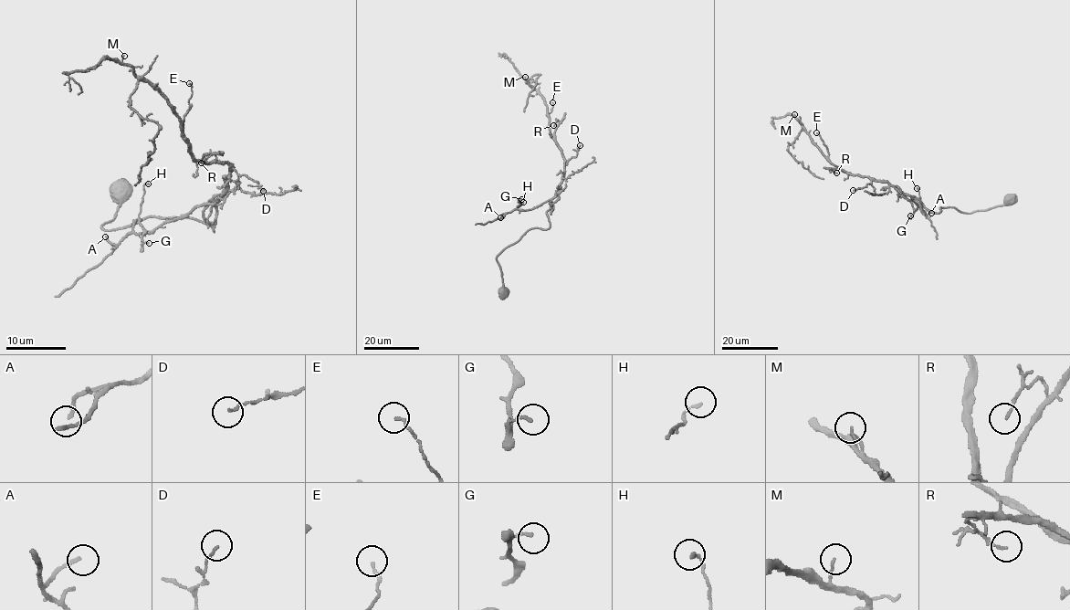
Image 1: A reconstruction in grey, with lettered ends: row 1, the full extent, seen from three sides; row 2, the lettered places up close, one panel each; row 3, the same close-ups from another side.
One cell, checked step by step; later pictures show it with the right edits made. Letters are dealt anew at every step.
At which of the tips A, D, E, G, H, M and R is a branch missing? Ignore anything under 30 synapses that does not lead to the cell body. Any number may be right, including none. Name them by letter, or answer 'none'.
none

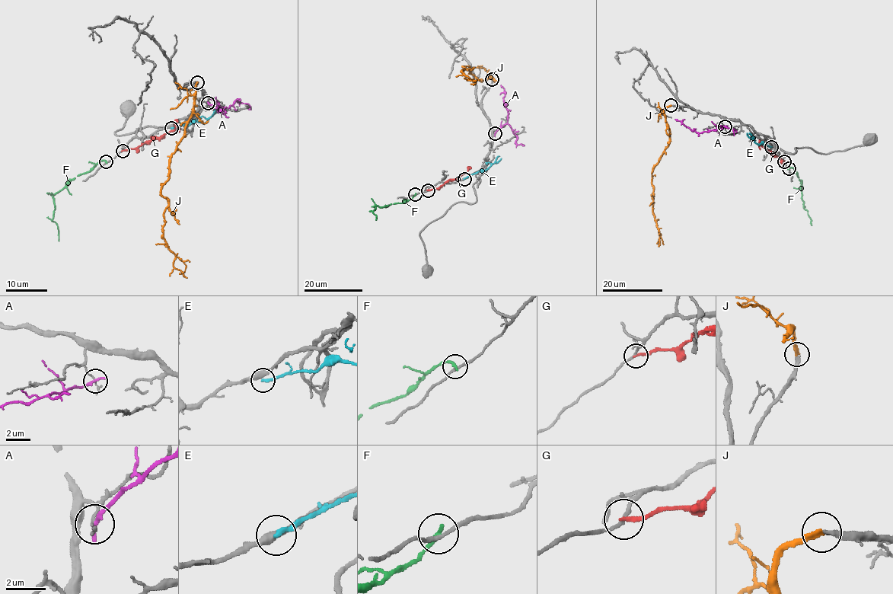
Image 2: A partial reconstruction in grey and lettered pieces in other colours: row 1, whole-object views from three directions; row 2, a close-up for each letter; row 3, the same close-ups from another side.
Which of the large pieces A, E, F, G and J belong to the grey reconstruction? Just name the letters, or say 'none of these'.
J

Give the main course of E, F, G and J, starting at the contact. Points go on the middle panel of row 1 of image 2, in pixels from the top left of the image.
E: (464, 178), (486, 170), (499, 156)
F: (415, 195), (406, 201), (384, 206), (377, 205), (373, 211), (376, 215), (375, 220)
G: (427, 190), (438, 189), (446, 181), (457, 179), (470, 166)
J: (492, 79), (492, 73), (480, 81), (469, 67), (463, 66), (467, 68), (462, 71), (467, 80), (476, 80)

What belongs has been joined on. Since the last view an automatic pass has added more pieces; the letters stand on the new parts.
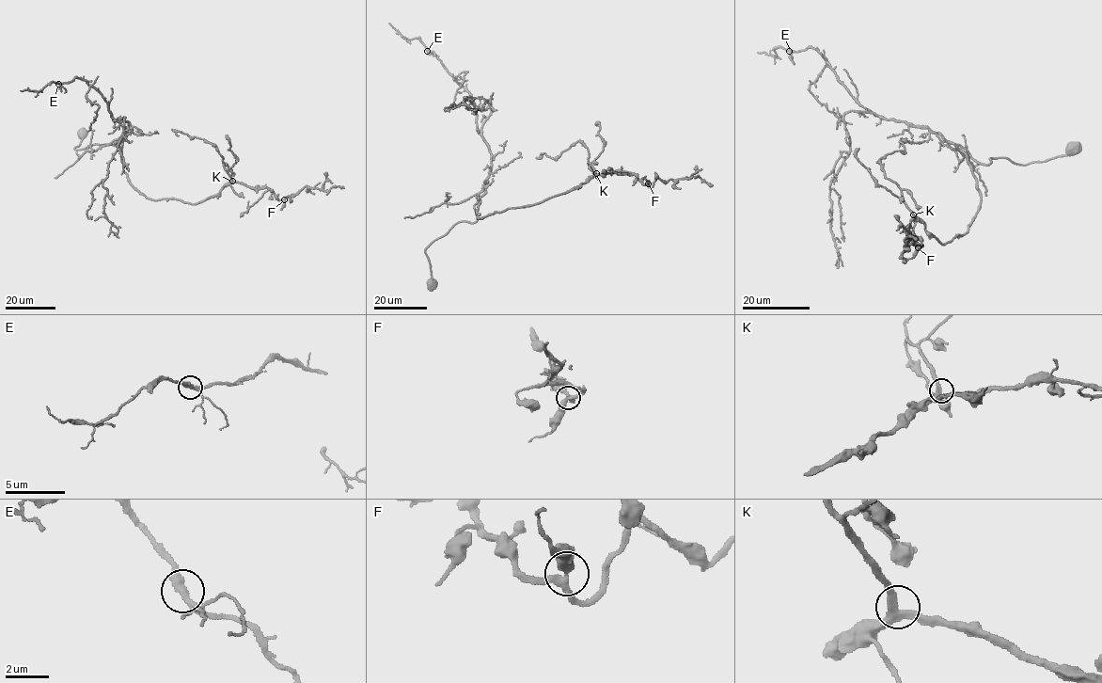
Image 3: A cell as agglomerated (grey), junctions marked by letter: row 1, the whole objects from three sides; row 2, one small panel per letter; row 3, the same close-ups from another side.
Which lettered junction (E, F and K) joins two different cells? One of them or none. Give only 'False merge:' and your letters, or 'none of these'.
False merge: none of these

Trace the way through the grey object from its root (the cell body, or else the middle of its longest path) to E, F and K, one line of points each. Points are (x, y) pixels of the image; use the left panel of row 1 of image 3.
E: (83, 134), (76, 150), (120, 148), (117, 141), (130, 124), (113, 120), (105, 99), (86, 80), (58, 83)
F: (83, 134), (76, 150), (120, 148), (121, 137), (128, 181), (152, 199), (198, 203), (233, 182), (284, 199)
K: (83, 134), (76, 150), (95, 144), (120, 148), (121, 137), (128, 181), (152, 199), (198, 203), (232, 181)

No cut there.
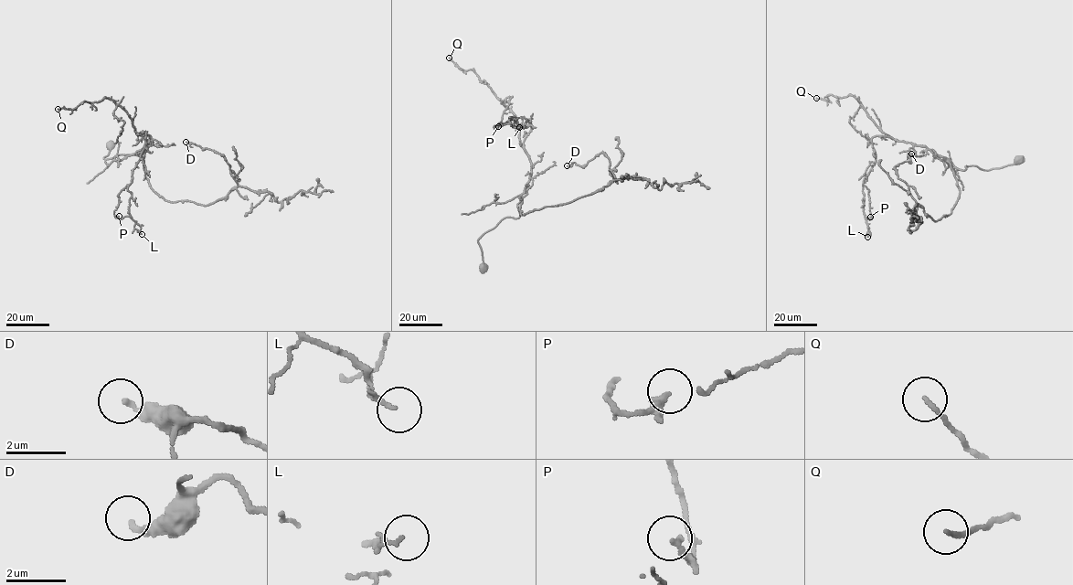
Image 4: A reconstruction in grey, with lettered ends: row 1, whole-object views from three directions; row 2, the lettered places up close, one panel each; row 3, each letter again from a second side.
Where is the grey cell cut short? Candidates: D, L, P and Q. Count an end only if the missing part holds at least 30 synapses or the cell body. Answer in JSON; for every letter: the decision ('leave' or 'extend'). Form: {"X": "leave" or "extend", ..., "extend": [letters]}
{"D": "leave", "L": "leave", "P": "leave", "Q": "leave", "extend": []}

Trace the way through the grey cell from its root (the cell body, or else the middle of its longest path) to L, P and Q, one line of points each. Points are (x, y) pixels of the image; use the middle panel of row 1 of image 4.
L: (483, 268), (478, 239), (519, 217), (531, 176), (523, 144), (531, 122), (523, 128), (509, 117), (519, 127)
P: (483, 268), (478, 239), (519, 217), (531, 176), (523, 144), (531, 122), (523, 128), (510, 117), (498, 126)
Q: (483, 268), (478, 239), (503, 218), (519, 217), (531, 163), (514, 114), (473, 71), (449, 58)

